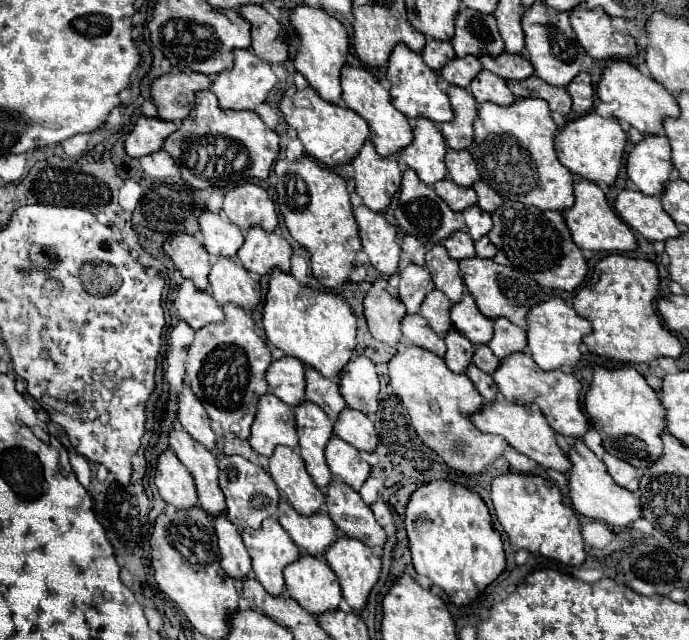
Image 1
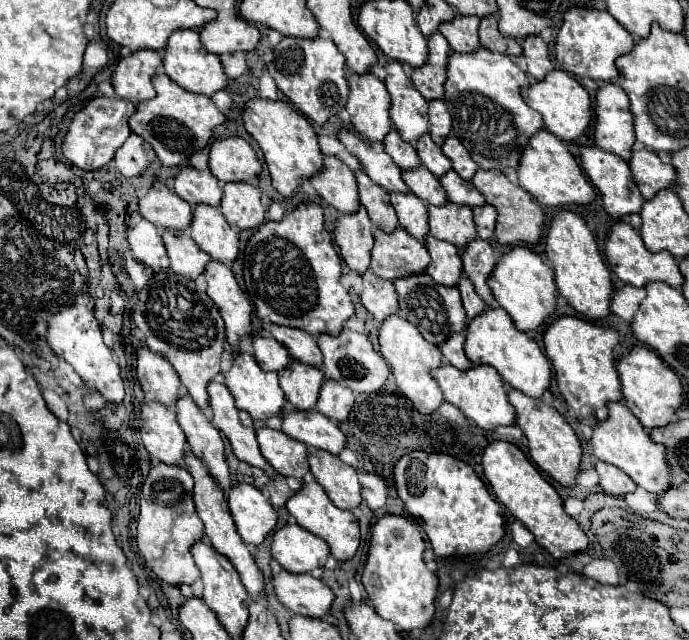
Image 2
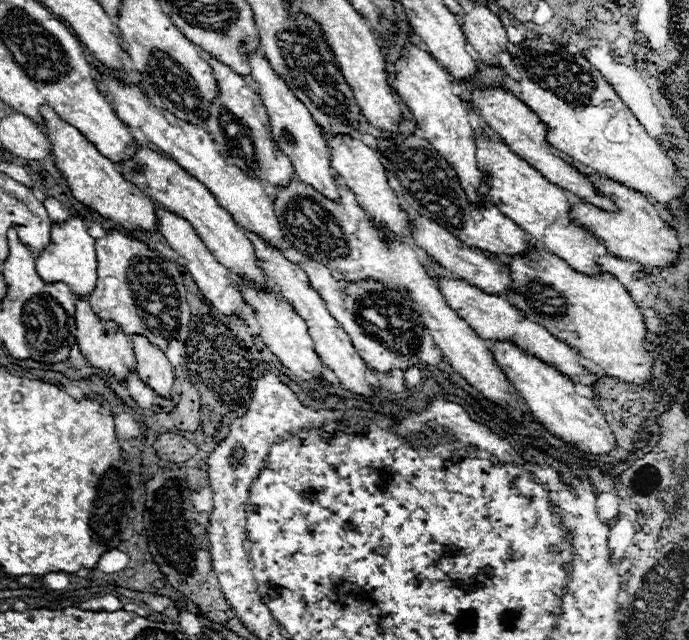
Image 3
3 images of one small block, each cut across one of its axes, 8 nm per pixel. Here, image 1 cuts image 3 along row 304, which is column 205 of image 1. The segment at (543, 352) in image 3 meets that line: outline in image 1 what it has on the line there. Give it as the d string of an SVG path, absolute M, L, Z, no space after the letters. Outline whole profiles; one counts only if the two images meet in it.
M176 428L170 434L170 446L176 452L178 460L194 476L200 508L206 510L212 518L222 514L226 510L226 504L222 490L218 486L216 456L210 450L202 448L202 444L198 444L196 440L192 440L188 432Z

